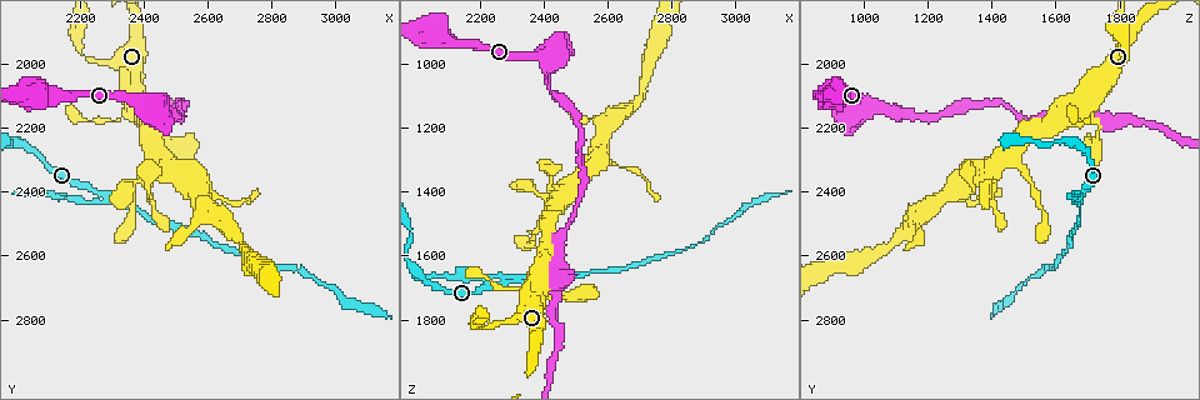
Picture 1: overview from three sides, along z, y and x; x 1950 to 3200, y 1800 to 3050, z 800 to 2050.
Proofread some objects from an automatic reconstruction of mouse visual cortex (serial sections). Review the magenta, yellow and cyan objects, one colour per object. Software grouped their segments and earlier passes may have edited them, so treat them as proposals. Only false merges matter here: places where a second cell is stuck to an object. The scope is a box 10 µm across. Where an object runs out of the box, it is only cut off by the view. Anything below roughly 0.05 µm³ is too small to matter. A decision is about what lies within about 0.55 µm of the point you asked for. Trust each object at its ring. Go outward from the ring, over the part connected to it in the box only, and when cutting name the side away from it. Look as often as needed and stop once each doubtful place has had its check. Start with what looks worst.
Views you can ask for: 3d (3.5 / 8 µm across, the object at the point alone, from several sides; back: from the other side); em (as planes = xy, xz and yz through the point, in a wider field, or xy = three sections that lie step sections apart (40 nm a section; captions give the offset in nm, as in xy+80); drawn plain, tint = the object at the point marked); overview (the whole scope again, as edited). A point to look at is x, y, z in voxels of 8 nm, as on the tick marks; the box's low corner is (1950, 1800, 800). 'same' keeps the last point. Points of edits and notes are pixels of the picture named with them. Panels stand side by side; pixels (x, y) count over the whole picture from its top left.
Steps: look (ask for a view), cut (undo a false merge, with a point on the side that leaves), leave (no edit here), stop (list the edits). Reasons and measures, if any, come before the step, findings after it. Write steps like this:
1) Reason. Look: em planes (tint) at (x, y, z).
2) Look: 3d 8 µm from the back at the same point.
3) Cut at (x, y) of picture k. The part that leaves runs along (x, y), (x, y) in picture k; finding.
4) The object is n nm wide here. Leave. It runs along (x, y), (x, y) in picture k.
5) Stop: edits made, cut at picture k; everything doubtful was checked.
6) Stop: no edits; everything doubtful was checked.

Sharp bend. Look: 3d 3.5 µm from the back at (2290, 2410, 1680).

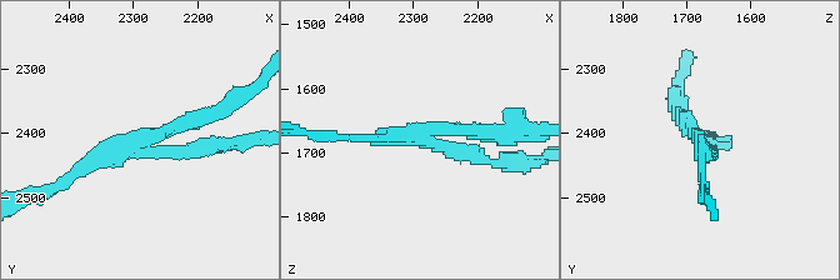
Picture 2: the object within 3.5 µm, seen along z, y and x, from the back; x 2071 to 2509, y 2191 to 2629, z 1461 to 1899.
Cut at (473, 129) of picture 2. A second cell is stuck on.

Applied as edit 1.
Look: overview.

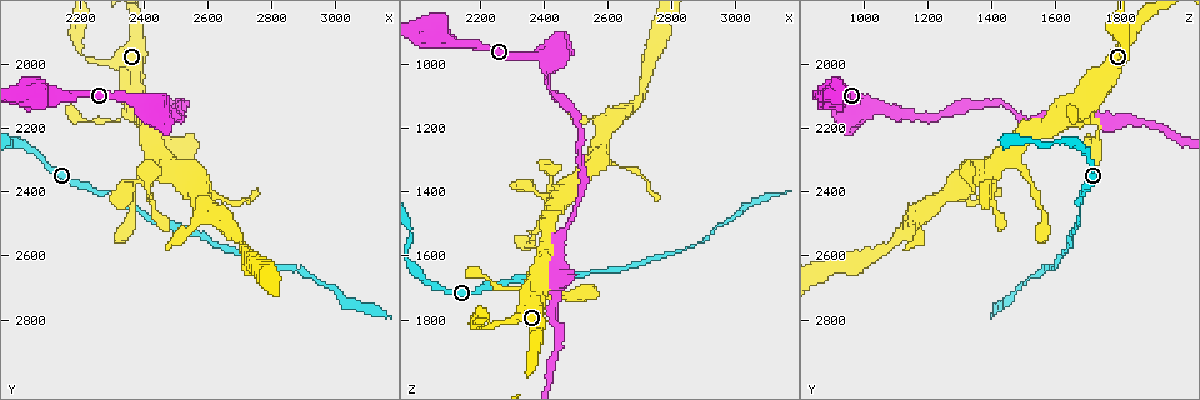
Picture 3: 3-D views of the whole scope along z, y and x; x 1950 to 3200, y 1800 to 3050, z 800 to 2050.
Narrows sharply. Look: 3d 3.5 µm at (2380, 2370, 1400).

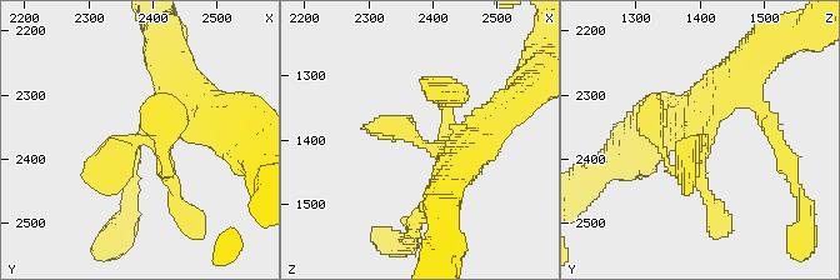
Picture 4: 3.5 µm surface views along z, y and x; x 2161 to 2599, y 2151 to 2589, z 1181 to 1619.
Shape alone is not enough. Look: em planes (tint) at (2380, 2370, 1405).

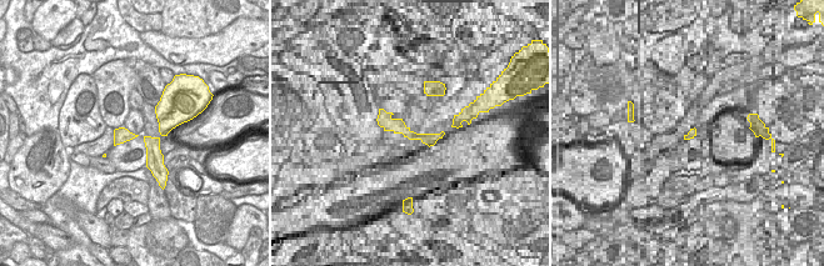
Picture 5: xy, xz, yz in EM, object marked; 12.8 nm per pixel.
The object is 200 nm wide here. Leave. It runs along (185, 88), (161, 134), (85, 173) in picture 4; continuous, no second cell.

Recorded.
Arms part here. Look: 3d 8 µm from the back at (2420, 2130, 980).

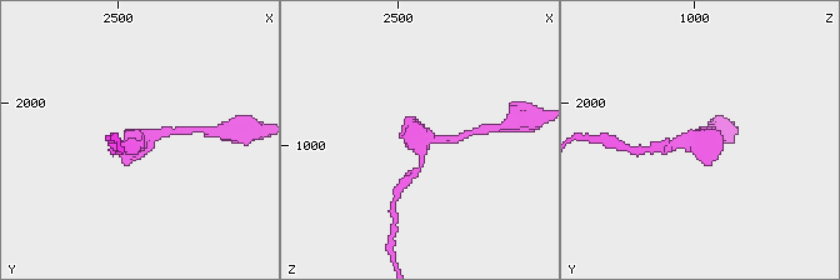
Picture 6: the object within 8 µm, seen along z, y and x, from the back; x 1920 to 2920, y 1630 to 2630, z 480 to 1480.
Closer look. Look: 3d 3.5 µm at the same point.

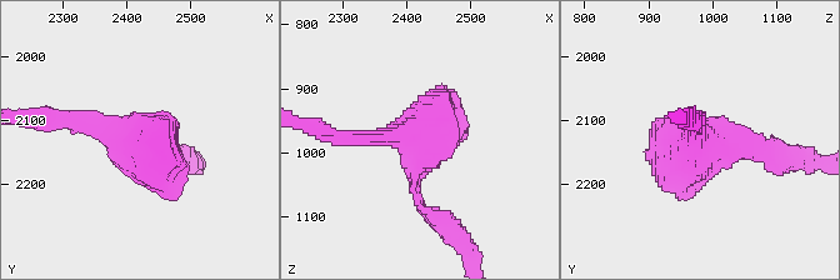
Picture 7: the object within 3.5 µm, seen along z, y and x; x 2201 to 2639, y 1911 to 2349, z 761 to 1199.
Leave. It runs along (335, 135), (409, 138), (416, 199), (431, 215) in picture 7; continuous, no second cell.

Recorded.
Stop: edits made, cut at picture 2; everything doubtful was checked.

